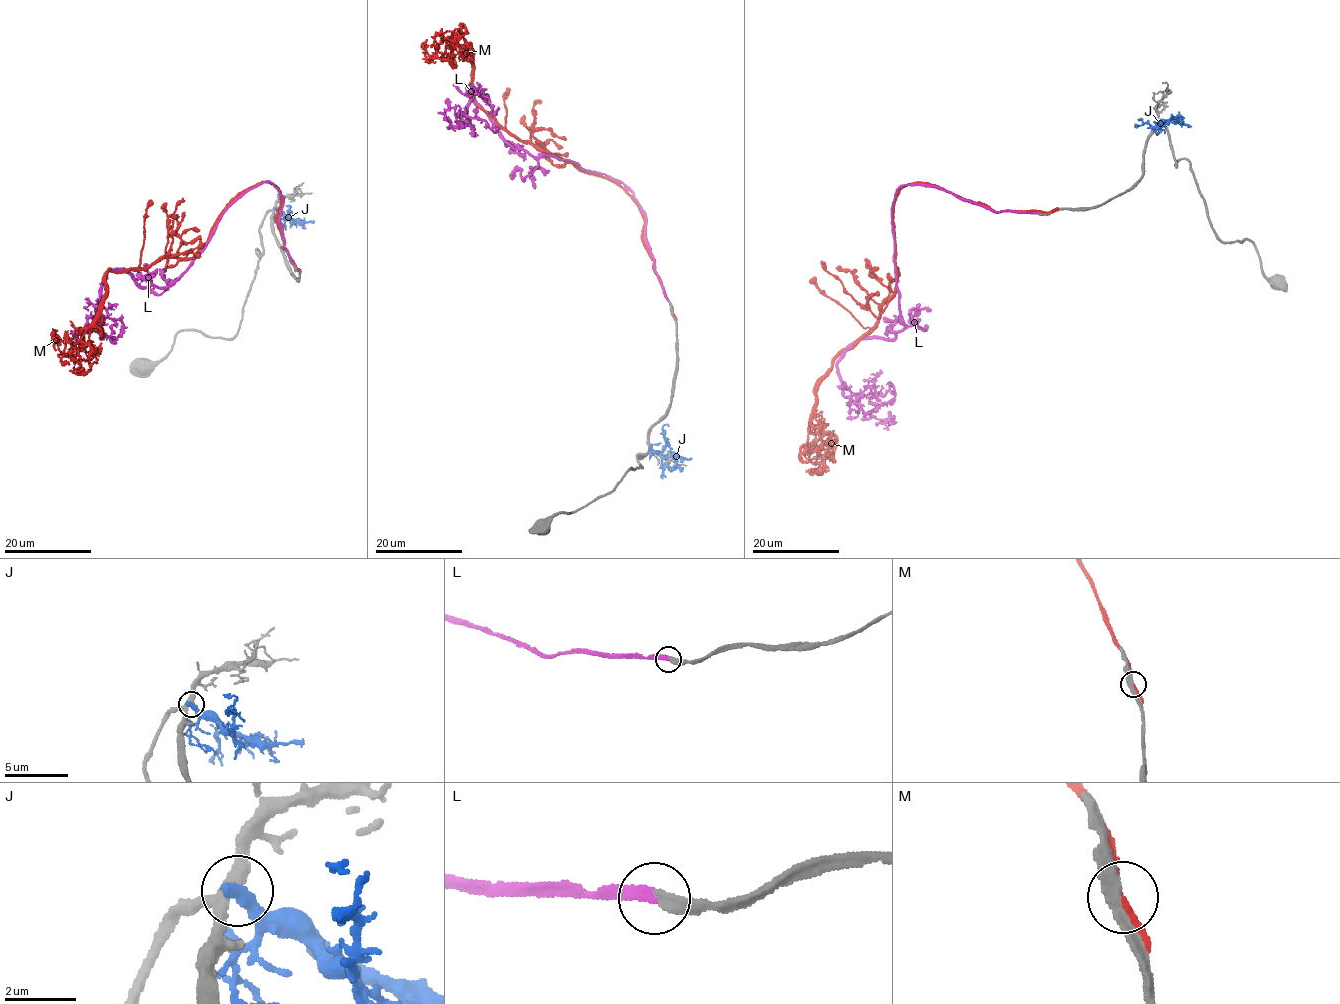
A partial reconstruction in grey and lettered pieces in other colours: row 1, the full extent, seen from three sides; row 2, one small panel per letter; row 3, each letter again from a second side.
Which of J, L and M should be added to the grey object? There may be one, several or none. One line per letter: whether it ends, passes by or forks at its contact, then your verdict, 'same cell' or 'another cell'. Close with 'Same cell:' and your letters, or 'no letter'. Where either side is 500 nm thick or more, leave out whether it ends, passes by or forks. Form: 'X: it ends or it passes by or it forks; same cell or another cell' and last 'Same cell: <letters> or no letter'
J: it ends; another cell
L: it ends; same cell
M: it passes by; another cell
Same cell: L

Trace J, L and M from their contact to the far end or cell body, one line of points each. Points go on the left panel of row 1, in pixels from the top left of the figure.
J: (275, 208), (287, 217), (287, 211), (293, 215)
L: (294, 266), (283, 197), (266, 181), (166, 286), (110, 271), (81, 344), (64, 337)
M: (298, 269), (264, 181), (192, 257), (107, 271), (74, 354), (65, 331)

